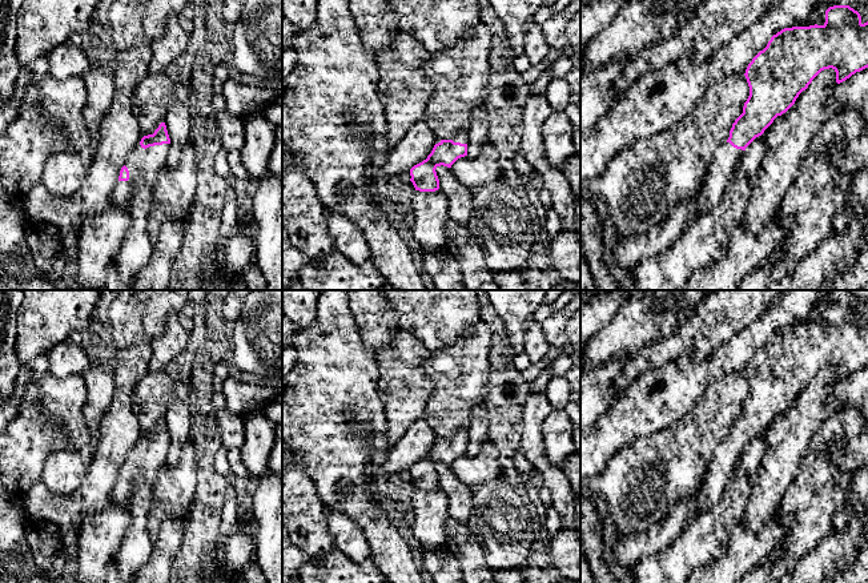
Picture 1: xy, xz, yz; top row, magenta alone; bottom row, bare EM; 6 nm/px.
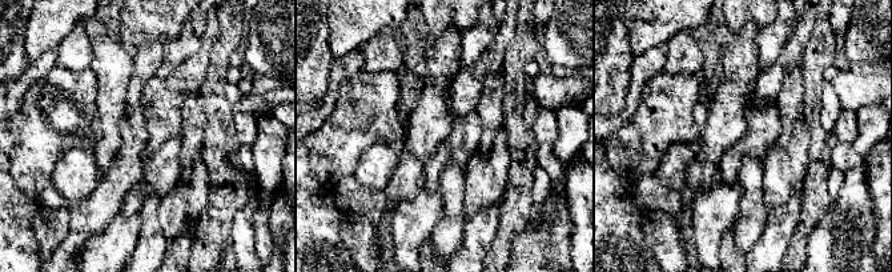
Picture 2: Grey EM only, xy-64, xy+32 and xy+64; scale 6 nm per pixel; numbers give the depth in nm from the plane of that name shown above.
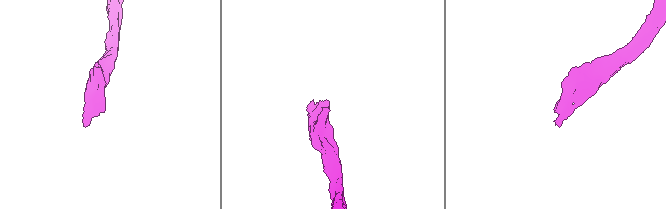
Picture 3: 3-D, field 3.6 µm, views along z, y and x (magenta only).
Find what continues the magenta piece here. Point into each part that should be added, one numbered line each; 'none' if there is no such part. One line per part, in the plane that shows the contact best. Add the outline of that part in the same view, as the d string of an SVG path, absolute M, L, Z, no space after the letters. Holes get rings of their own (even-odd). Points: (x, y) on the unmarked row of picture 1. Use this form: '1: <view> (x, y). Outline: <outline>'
1: xy (148, 461). Outline: M138 441L138 443L129 450L125 459L125 465L129 469L129 478L118 479L112 490L113 502L120 506L128 503L136 475L144 475L145 479L154 486L158 473L166 465L169 449L169 442L154 443L144 447Z

